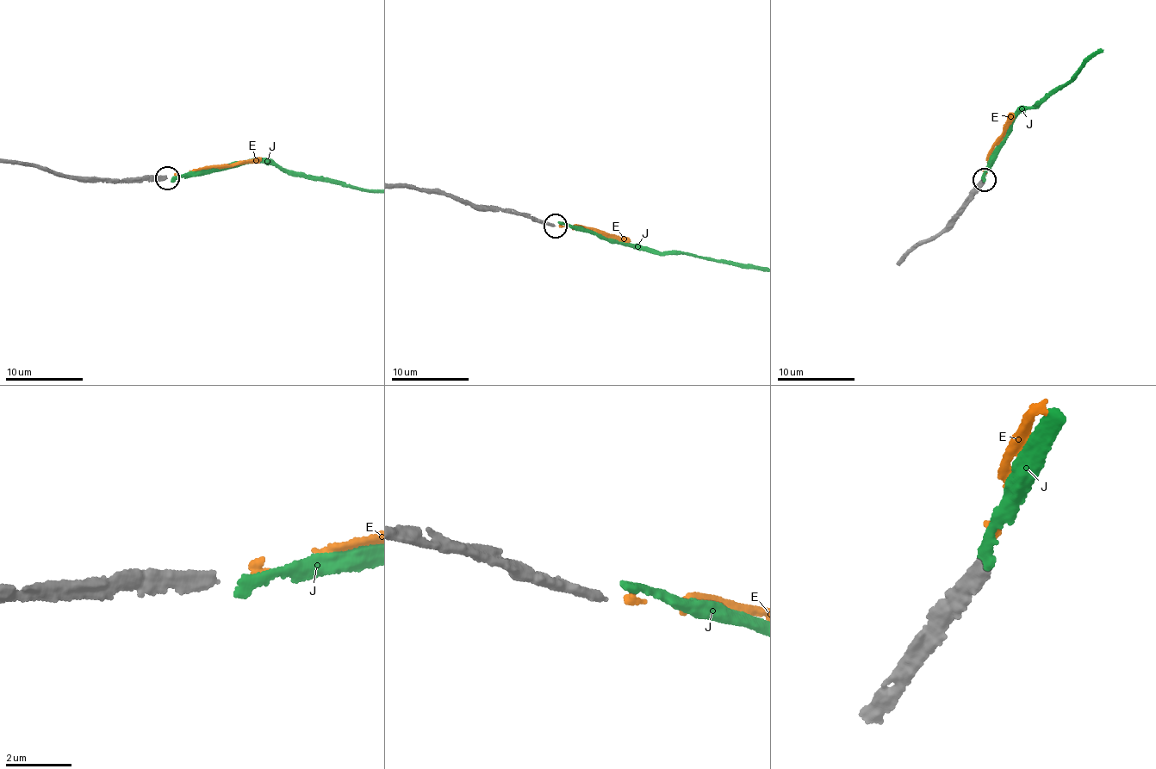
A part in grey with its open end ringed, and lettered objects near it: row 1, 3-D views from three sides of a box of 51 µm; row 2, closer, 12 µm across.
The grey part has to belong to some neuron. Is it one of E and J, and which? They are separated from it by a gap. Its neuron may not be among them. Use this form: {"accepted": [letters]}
{"accepted": ["E"]}

